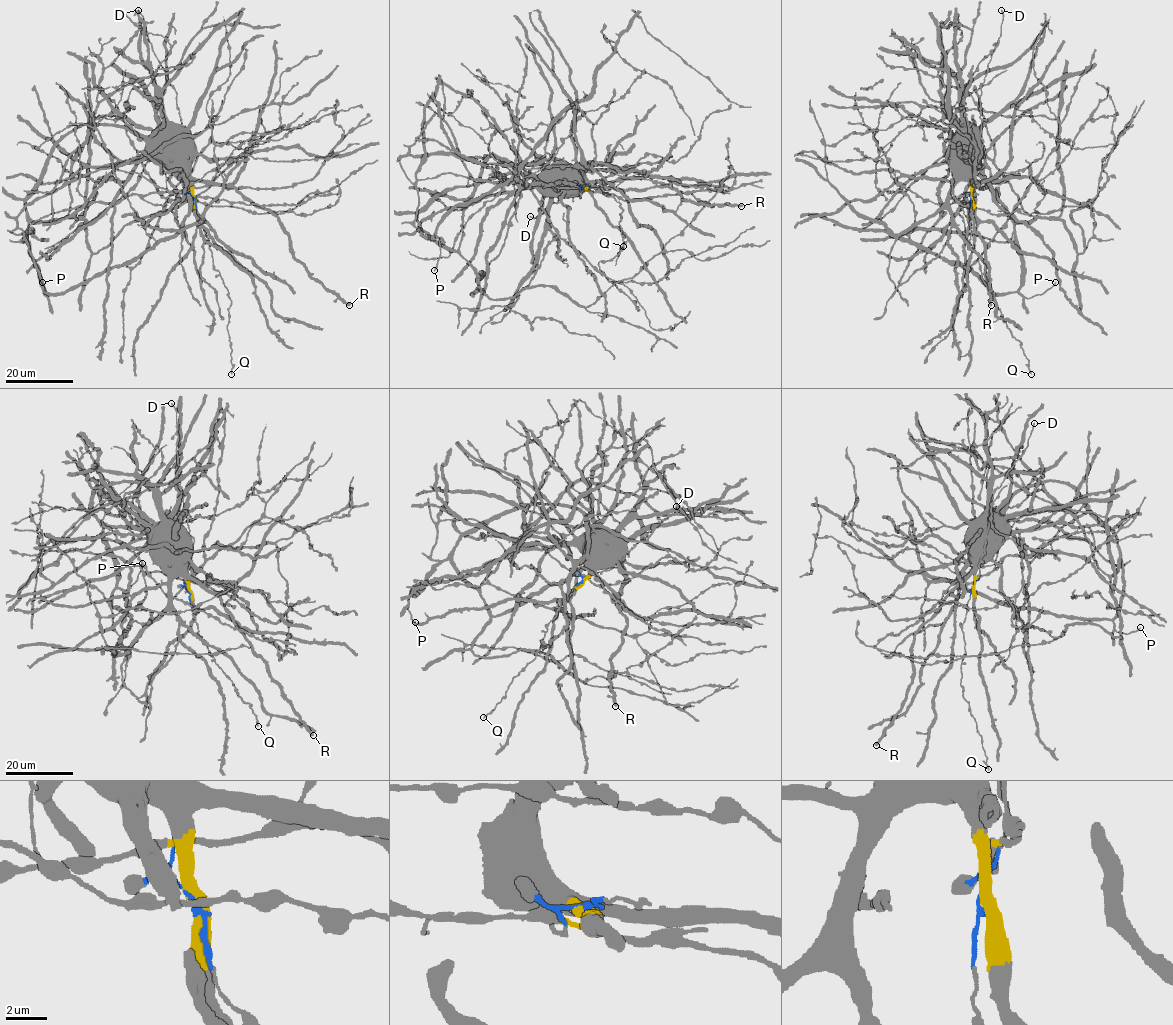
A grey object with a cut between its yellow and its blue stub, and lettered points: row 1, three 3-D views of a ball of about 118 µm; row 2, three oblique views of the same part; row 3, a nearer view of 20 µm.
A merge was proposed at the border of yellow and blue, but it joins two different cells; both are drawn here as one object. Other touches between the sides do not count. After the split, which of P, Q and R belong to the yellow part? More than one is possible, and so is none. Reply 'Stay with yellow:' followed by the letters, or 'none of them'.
Stay with yellow: P, R

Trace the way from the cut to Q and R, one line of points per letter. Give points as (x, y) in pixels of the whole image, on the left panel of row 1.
Q: (193, 197), (213, 267), (219, 272), (231, 304), (227, 328), (231, 374)
R: (193, 197), (193, 187), (231, 184), (255, 205), (268, 208), (288, 237), (291, 253), (312, 277), (350, 305)

